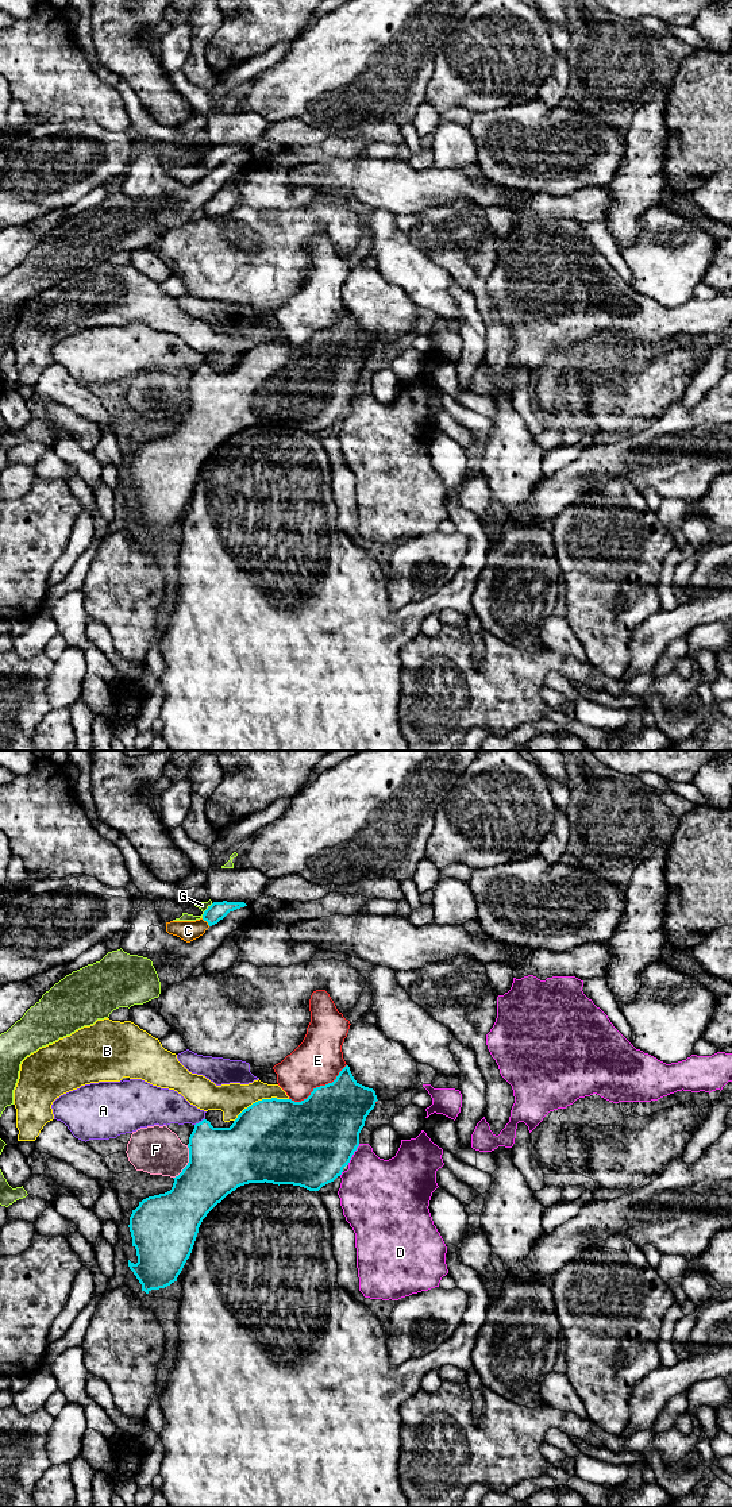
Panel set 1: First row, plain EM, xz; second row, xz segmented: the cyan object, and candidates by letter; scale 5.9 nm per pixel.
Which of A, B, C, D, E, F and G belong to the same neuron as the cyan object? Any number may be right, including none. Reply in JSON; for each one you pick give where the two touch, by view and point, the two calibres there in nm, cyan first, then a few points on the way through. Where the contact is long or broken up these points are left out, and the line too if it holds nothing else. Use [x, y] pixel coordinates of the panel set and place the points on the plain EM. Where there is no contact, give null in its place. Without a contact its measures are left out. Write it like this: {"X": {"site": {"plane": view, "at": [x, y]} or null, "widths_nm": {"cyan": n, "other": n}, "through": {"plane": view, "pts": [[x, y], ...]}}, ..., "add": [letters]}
{"C": {"site": {"plane": "xz", "at": [205, 164]}, "widths_nm": {"cyan": 110, "other": 130}, "through": {"plane": "xz", "pts": [[218, 154], [205, 164], [197, 172], [188, 174]]}}, "add": ["C"]}

